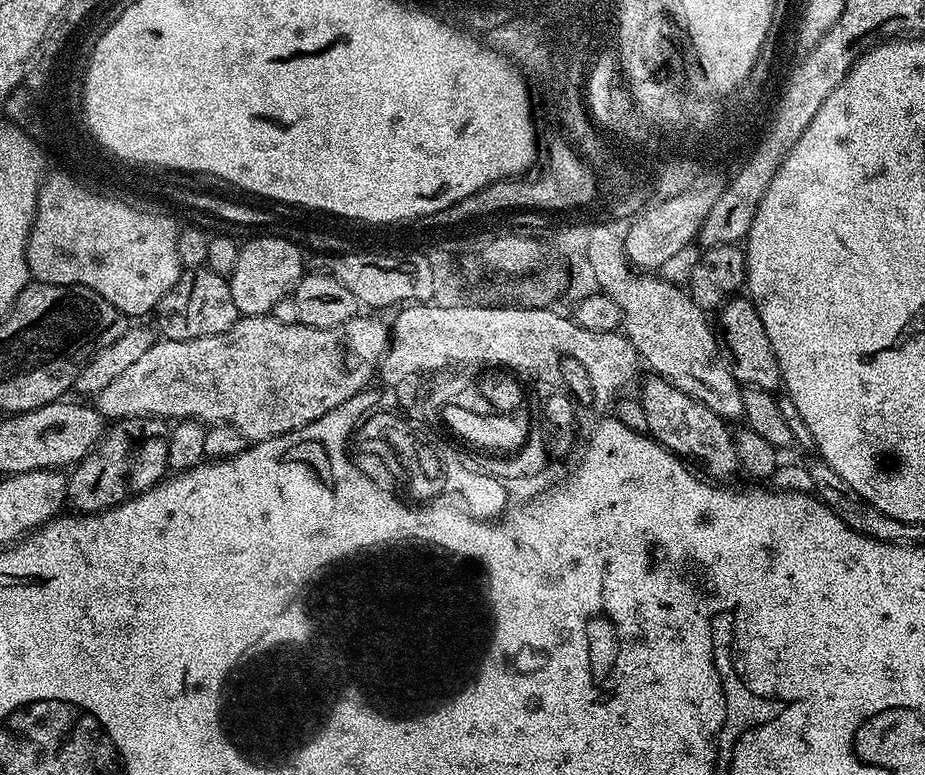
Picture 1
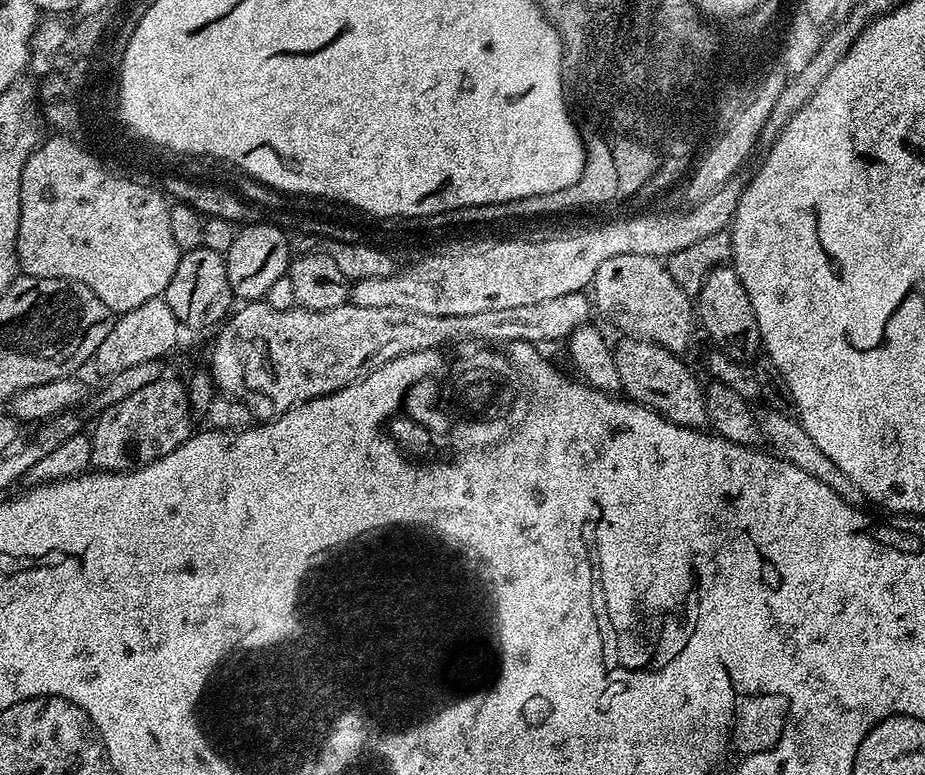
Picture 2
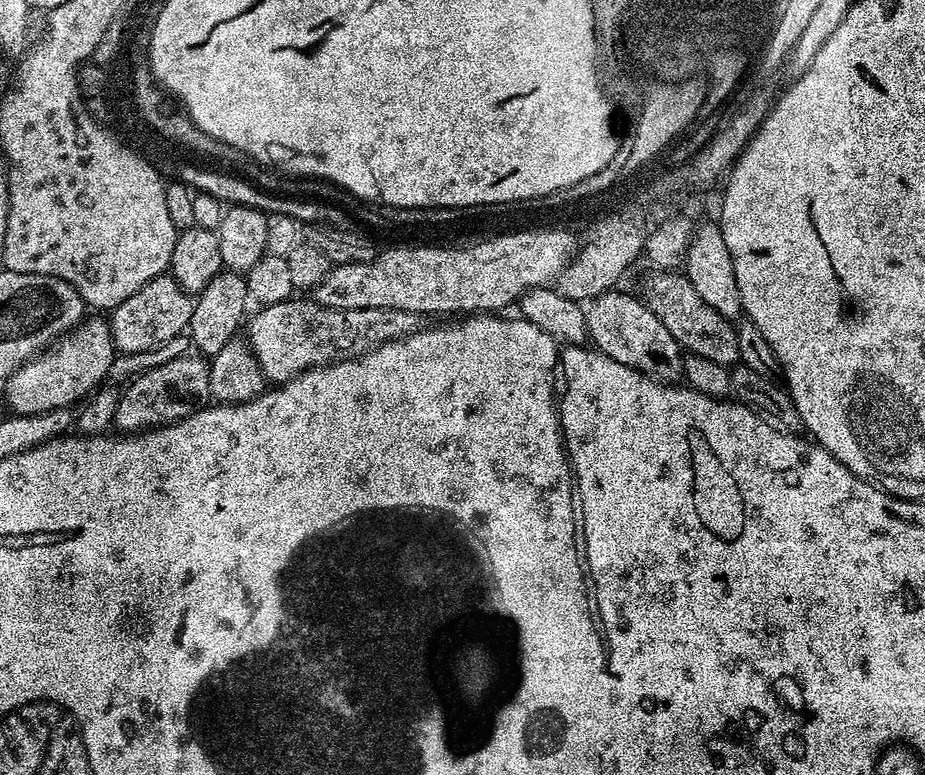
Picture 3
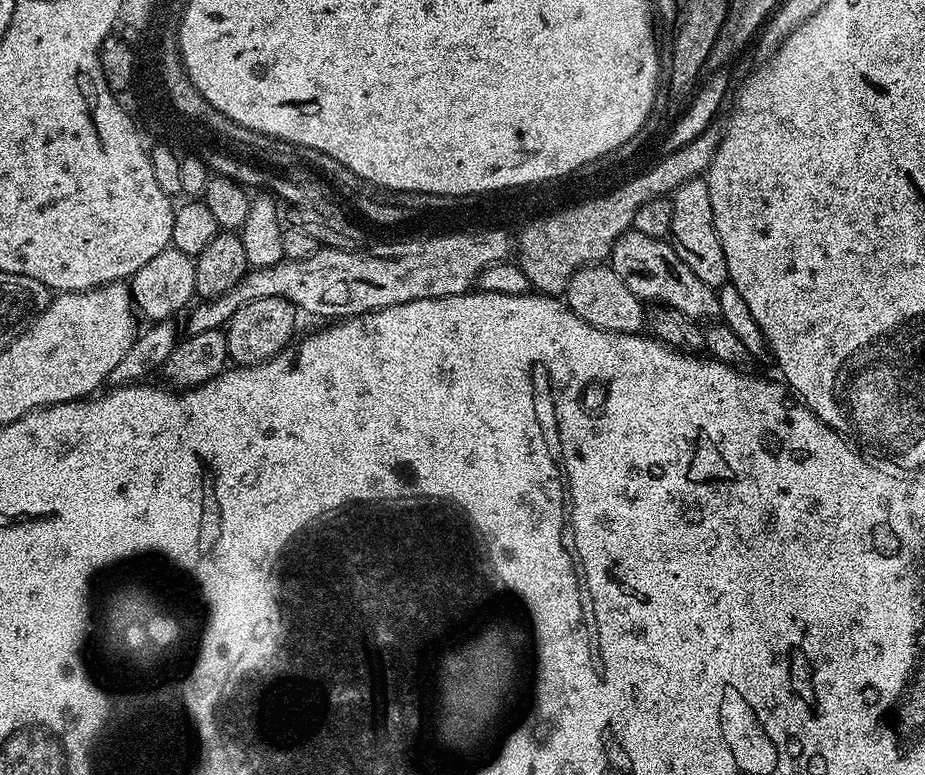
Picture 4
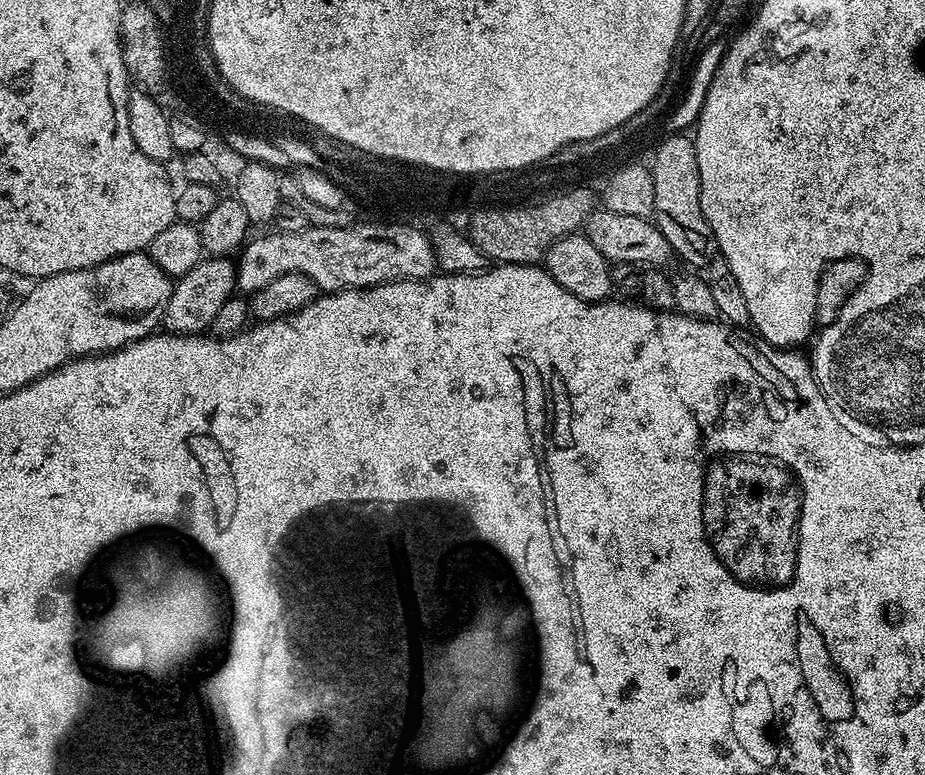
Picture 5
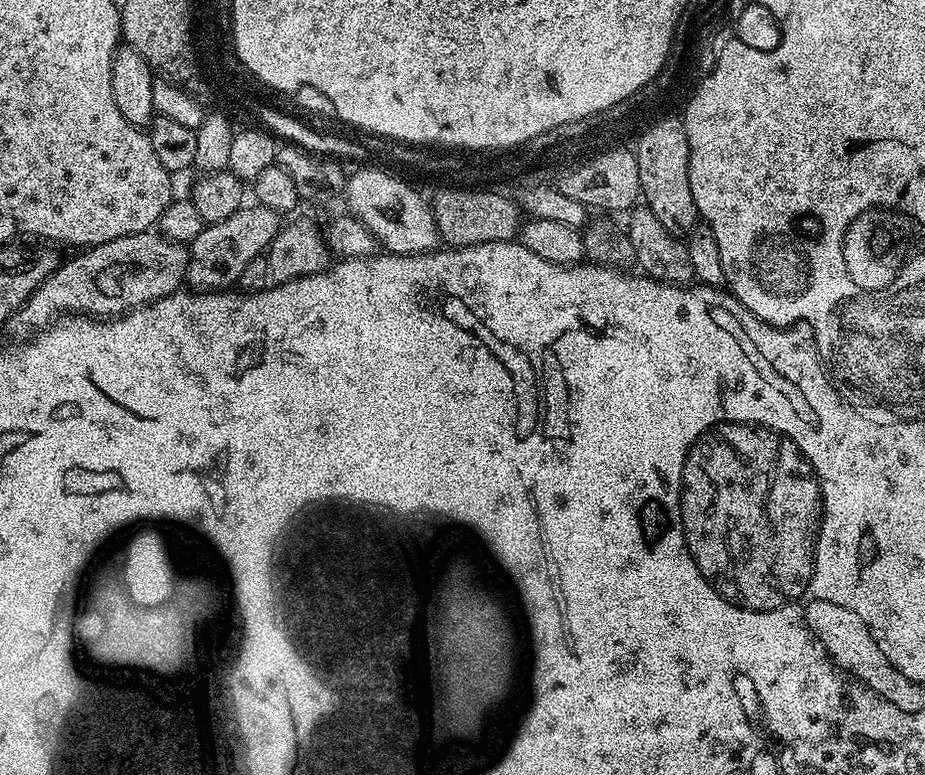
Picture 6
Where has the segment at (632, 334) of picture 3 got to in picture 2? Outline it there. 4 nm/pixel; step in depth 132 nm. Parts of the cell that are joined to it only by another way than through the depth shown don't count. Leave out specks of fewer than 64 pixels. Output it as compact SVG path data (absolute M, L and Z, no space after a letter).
M624 338L614 348L616 365L622 385L622 392L629 400L645 404L653 412L664 416L683 428L703 429L708 424L704 405L704 388L696 381L696 376L683 364L679 355L673 354L650 340Z

